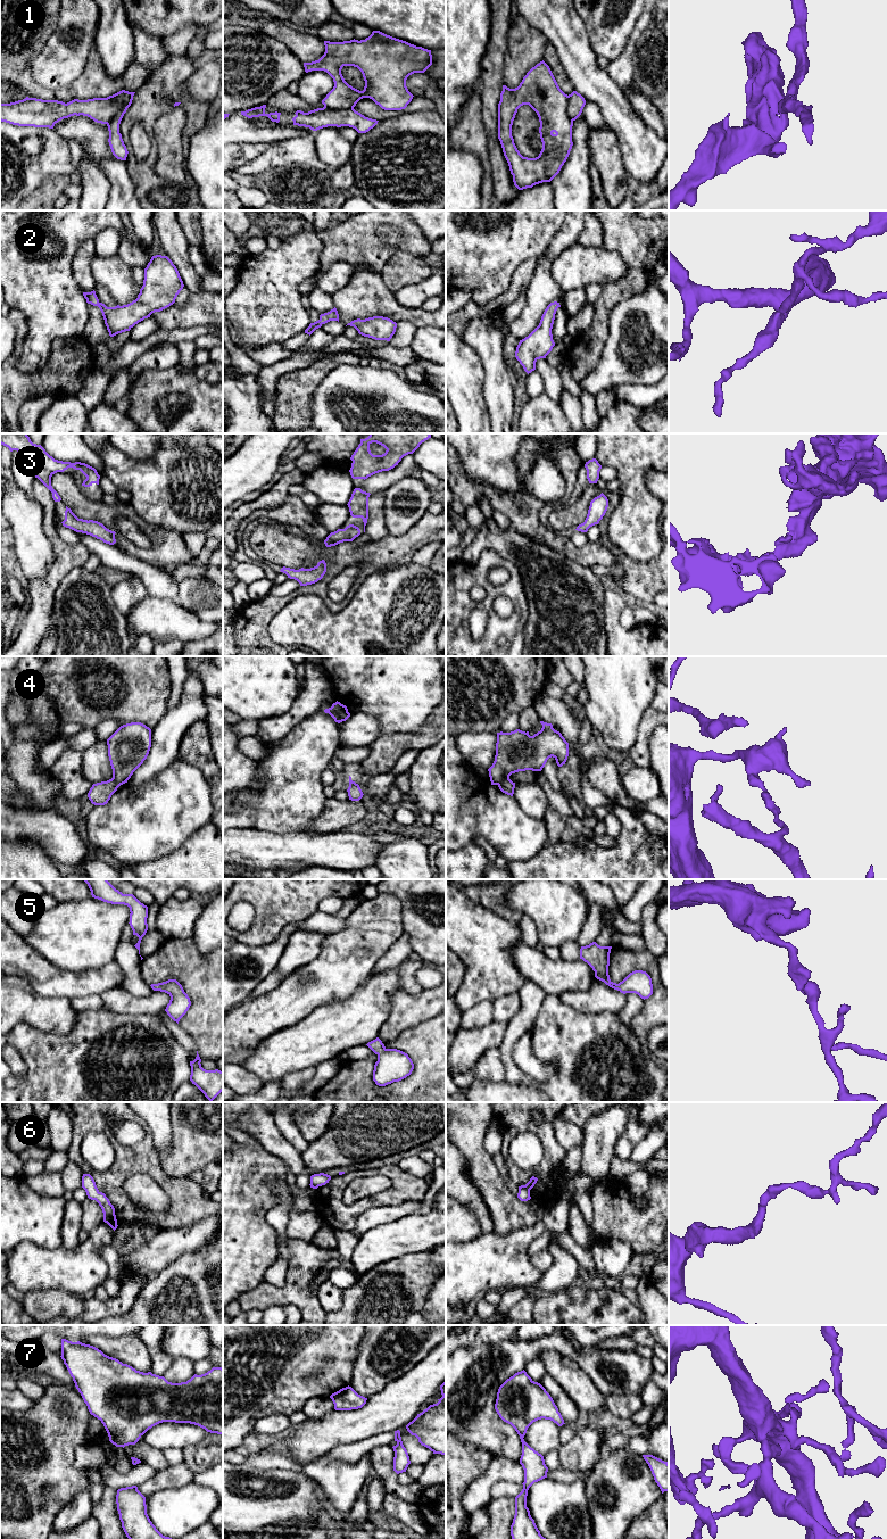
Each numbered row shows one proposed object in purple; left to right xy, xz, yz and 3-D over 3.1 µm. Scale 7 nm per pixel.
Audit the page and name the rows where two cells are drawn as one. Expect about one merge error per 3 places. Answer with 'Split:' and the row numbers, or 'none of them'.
Split: 1, 4

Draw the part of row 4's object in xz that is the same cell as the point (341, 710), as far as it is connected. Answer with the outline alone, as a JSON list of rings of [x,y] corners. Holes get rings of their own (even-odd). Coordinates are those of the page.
[[[337,701],[335,703],[333,703],[332,708],[339,715],[340,722],[346,721],[350,717],[347,706],[341,704],[340,702]]]

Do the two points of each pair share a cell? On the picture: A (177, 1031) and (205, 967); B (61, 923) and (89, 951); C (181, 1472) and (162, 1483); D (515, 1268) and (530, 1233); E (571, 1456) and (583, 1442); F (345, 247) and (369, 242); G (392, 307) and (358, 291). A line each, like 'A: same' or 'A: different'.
A: different
B: same
C: same
D: same
E: same
F: same
G: same

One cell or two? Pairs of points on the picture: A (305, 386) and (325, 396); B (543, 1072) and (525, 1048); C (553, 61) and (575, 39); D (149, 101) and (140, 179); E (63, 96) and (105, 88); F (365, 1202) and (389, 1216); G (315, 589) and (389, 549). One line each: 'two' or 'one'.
A: two
B: one
C: two
D: one
E: one
F: two
G: one

